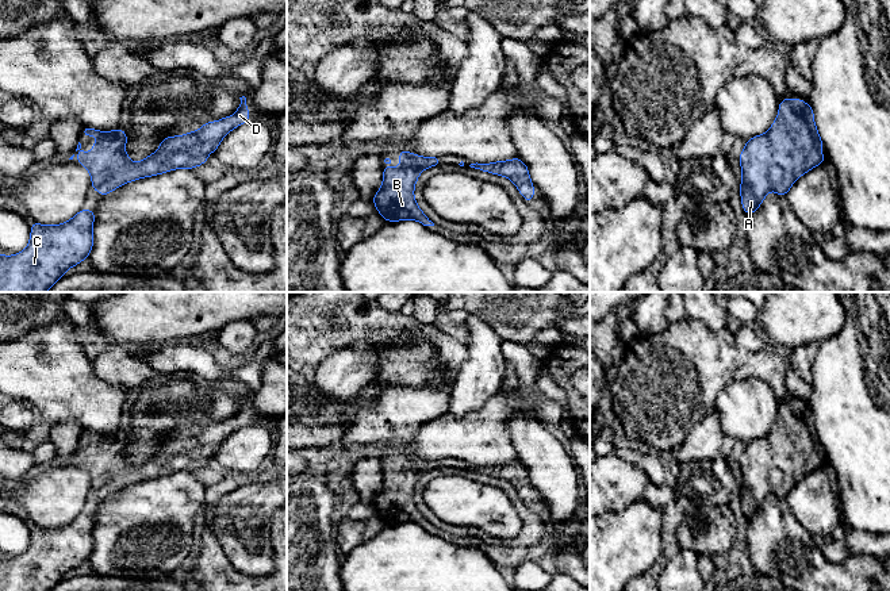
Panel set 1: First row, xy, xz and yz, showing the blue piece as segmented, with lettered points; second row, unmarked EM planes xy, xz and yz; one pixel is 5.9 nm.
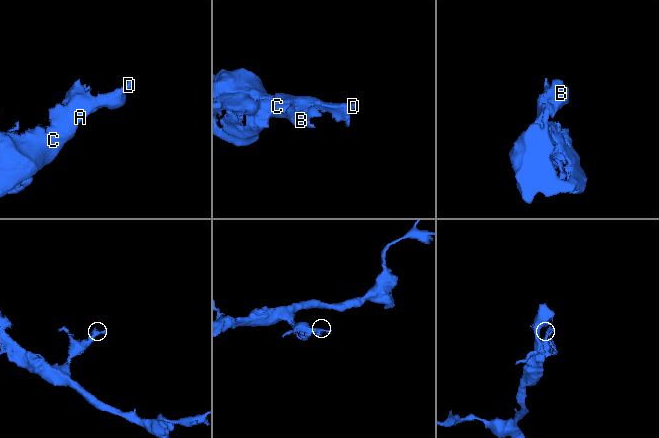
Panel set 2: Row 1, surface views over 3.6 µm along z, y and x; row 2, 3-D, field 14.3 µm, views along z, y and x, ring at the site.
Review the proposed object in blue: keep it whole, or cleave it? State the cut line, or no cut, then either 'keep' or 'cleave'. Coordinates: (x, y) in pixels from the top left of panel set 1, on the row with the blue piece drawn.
no cut; keep

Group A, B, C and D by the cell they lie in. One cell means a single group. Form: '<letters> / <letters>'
A B C D

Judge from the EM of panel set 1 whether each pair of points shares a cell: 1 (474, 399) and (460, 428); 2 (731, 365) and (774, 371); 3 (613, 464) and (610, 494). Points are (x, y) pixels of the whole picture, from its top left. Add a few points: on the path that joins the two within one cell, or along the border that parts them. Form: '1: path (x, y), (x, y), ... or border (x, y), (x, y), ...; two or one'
1: border (494, 395), (465, 414), (448, 413); two
2: path (741, 365), (763, 365); one
3: path (610, 471), (609, 487); one

